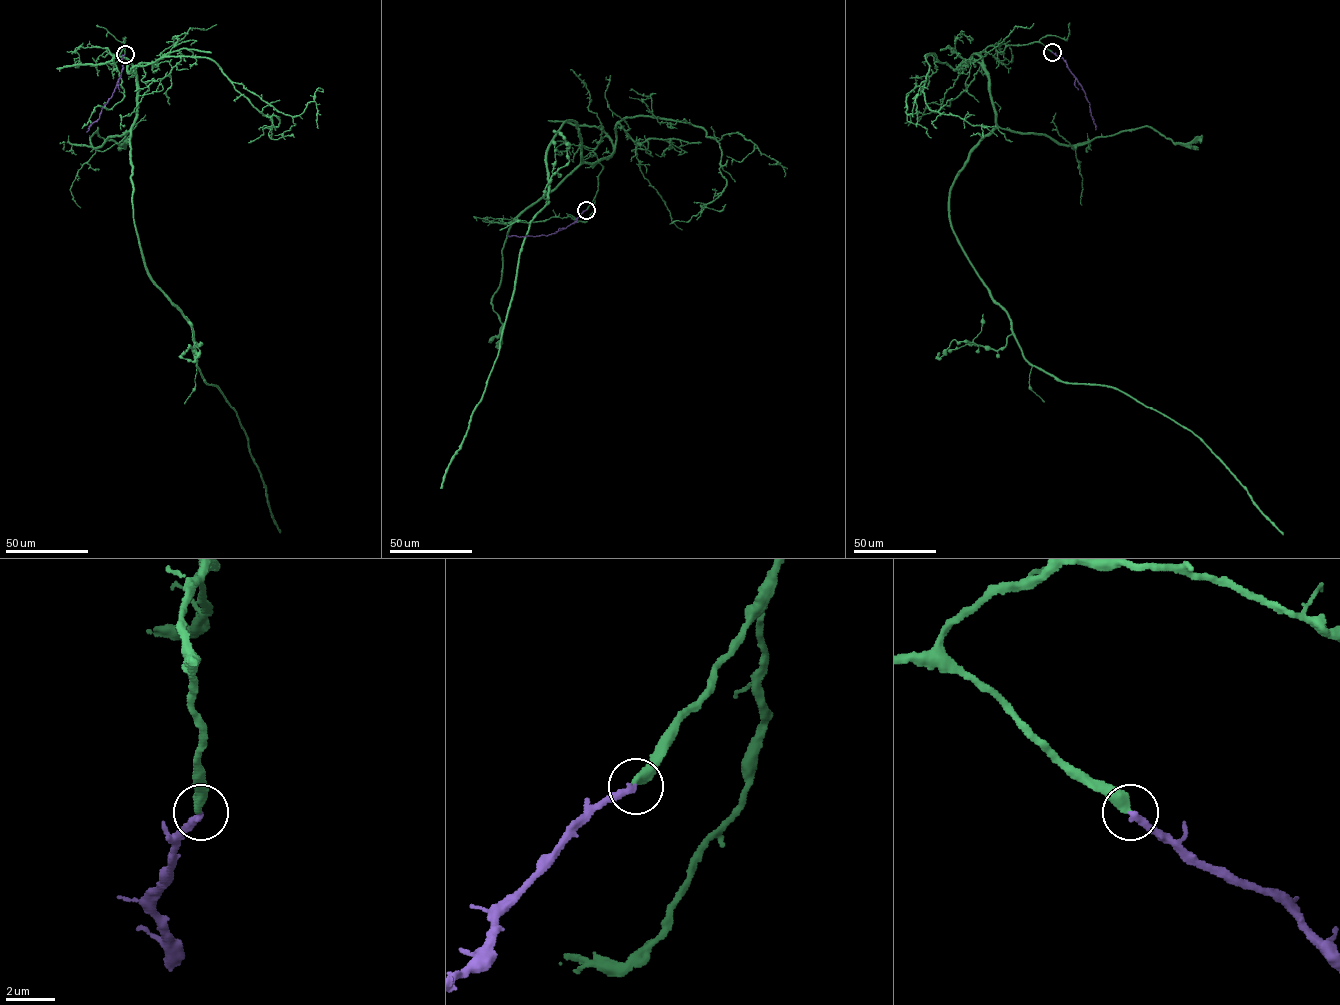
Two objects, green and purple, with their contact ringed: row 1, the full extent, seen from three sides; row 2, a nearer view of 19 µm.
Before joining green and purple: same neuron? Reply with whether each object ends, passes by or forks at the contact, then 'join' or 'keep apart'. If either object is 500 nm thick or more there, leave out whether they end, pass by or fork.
green ends | purple ends | join

